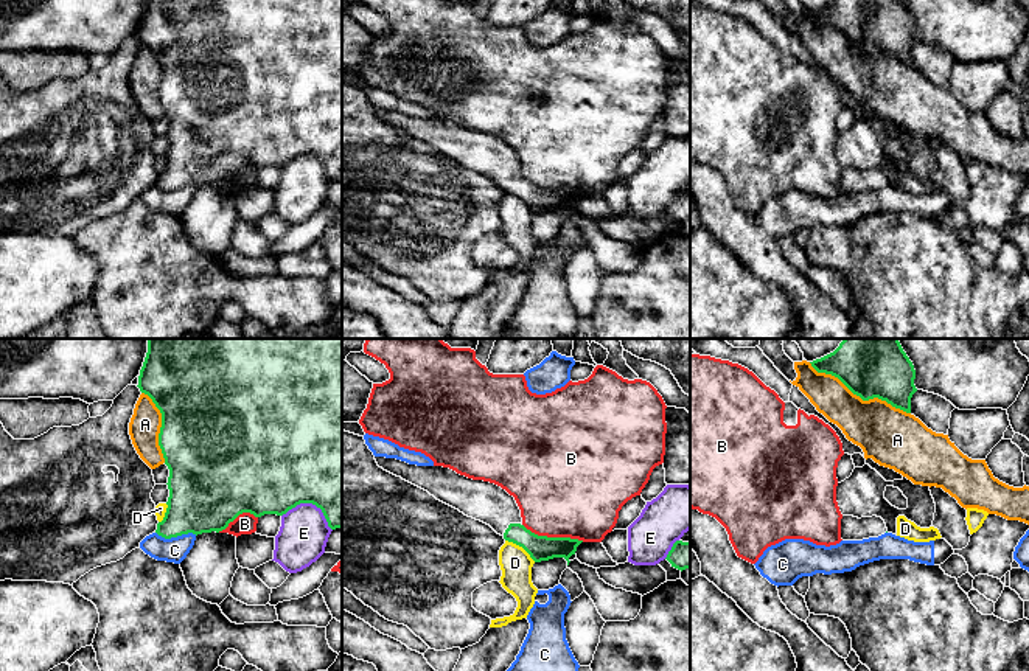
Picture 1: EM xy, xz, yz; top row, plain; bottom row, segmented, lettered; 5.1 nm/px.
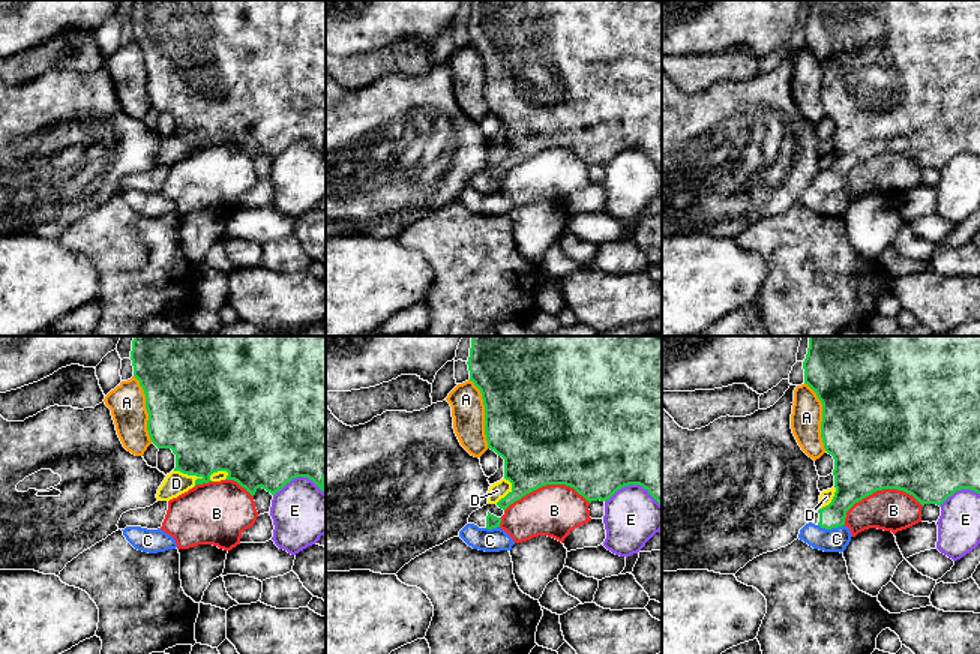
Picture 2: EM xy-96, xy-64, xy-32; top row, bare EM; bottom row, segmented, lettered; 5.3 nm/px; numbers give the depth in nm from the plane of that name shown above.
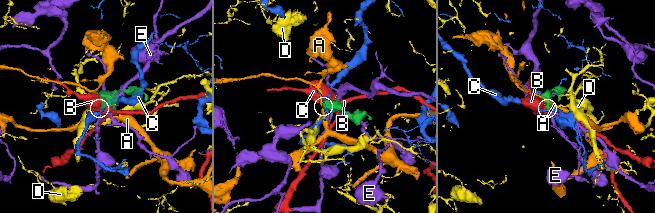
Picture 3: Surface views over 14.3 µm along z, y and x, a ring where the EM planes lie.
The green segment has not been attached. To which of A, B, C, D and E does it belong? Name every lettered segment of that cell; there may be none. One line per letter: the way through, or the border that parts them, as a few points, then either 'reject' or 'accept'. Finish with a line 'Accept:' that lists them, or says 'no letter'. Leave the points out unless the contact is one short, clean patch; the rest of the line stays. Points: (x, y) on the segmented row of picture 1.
A: reject
B: reject
C: along xy (156, 531), (165, 538), (196, 535) | reject
D: reject
E: reject
Accept: no letter

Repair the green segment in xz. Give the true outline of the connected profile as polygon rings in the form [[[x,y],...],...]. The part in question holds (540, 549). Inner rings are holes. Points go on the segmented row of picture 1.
[[[375,457],[375,460],[384,471],[427,491],[437,500],[459,509],[465,516],[490,525],[505,541],[522,547],[535,562],[564,558],[569,565],[569,558],[575,555],[577,547],[583,542],[570,537],[547,537],[532,533],[522,525],[521,509],[514,497],[494,483],[468,478],[443,466],[417,466],[385,457]]]

